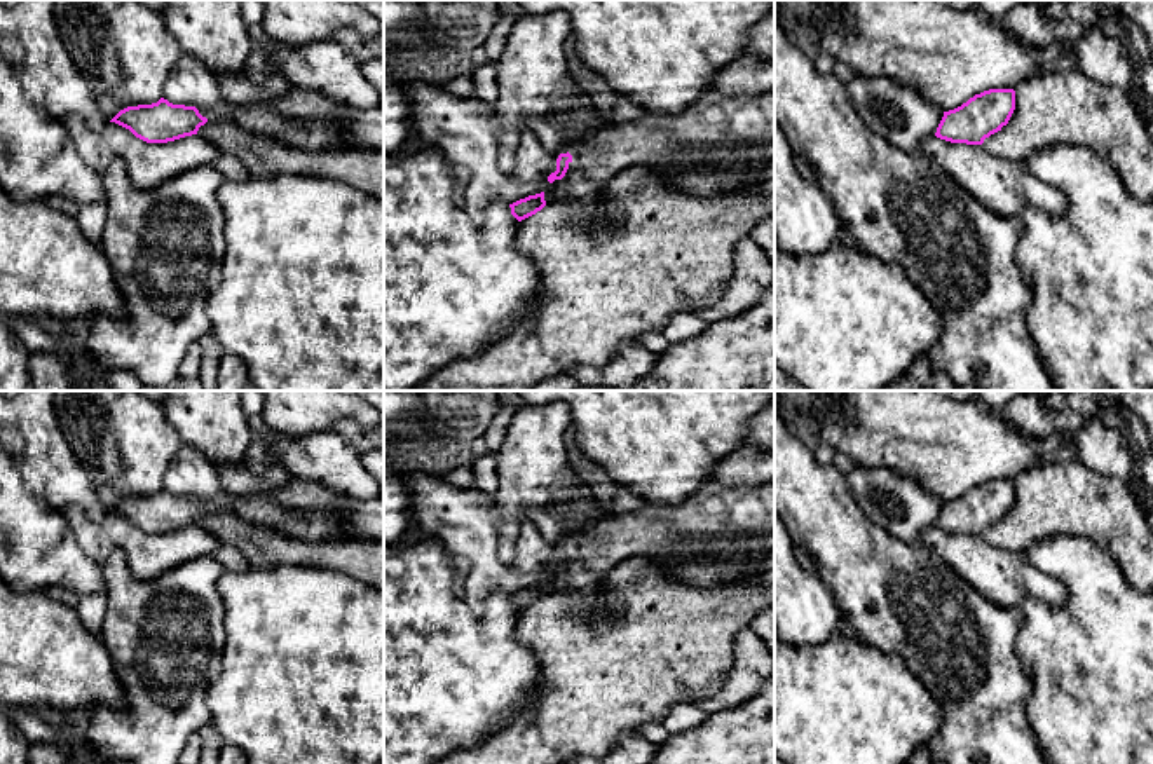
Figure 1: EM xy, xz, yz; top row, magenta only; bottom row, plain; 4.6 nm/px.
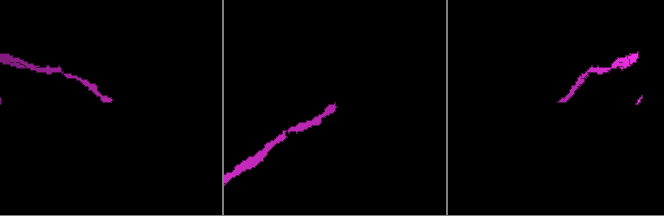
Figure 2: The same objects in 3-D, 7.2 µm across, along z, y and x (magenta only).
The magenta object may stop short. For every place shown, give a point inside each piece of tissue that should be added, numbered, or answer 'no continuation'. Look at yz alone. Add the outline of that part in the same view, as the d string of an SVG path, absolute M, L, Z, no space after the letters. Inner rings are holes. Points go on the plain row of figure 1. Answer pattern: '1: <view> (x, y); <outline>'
no continuation

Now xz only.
1: xz (721, 534); M710 481L672 506L644 504L630 515L605 515L569 544L577 560L600 576L628 558L645 556L680 584L710 590L740 583L774 569L774 481L743 487Z

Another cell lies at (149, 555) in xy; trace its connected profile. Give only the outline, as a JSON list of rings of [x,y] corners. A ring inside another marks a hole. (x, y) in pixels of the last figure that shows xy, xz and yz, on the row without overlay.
[[[110,511],[103,522],[78,516],[73,527],[80,548],[92,560],[103,563],[115,548],[120,548],[138,579],[155,579],[190,560],[209,556],[222,544],[199,525],[167,534],[147,534]]]

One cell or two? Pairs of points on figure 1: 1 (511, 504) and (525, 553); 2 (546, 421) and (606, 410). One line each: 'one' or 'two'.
1: two
2: two

